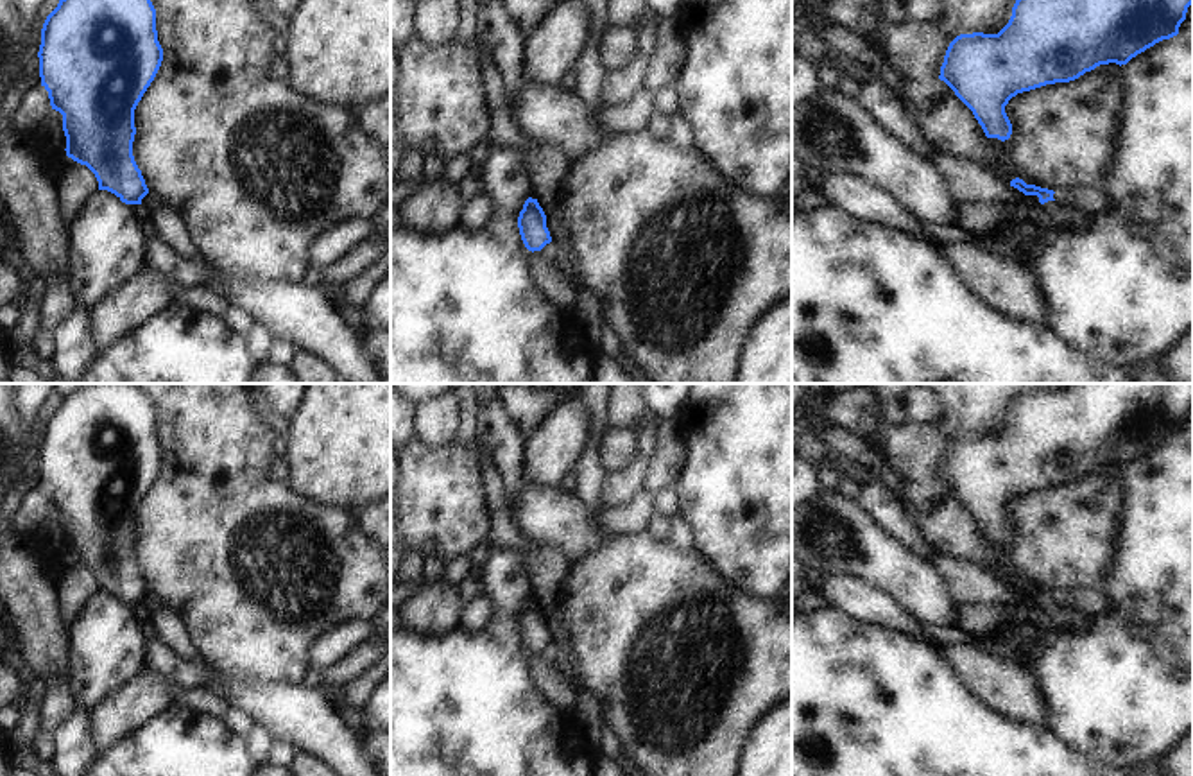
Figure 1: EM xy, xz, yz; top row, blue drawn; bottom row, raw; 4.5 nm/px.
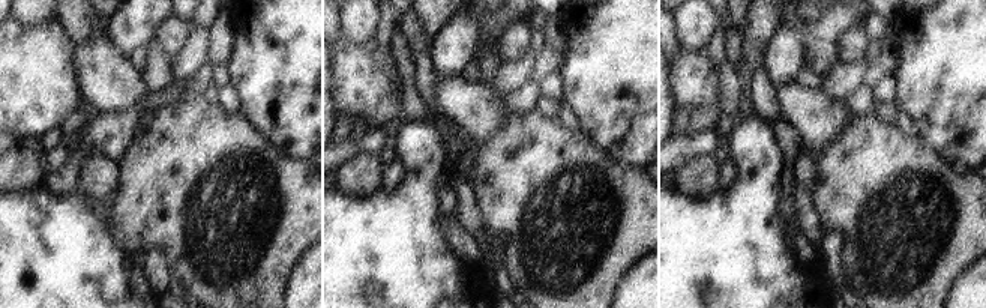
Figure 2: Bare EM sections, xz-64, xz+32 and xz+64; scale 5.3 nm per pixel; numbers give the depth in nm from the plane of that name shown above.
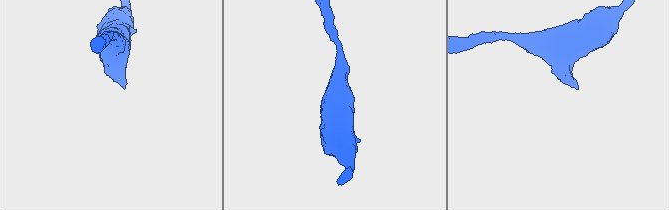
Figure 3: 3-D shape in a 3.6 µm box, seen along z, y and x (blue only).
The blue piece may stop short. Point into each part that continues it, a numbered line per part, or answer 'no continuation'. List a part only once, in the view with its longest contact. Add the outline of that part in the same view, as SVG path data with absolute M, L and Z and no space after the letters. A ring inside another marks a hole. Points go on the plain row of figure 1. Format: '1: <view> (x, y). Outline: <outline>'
no continuation.

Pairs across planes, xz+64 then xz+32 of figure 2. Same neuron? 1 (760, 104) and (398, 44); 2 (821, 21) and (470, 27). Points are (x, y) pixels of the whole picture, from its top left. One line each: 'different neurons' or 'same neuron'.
1: different neurons
2: different neurons

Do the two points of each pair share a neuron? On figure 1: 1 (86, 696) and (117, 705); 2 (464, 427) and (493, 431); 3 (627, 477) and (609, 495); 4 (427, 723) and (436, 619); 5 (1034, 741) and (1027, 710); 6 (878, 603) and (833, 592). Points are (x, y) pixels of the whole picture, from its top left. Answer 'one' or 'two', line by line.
1: two
2: two
3: one
4: two
5: two
6: one

